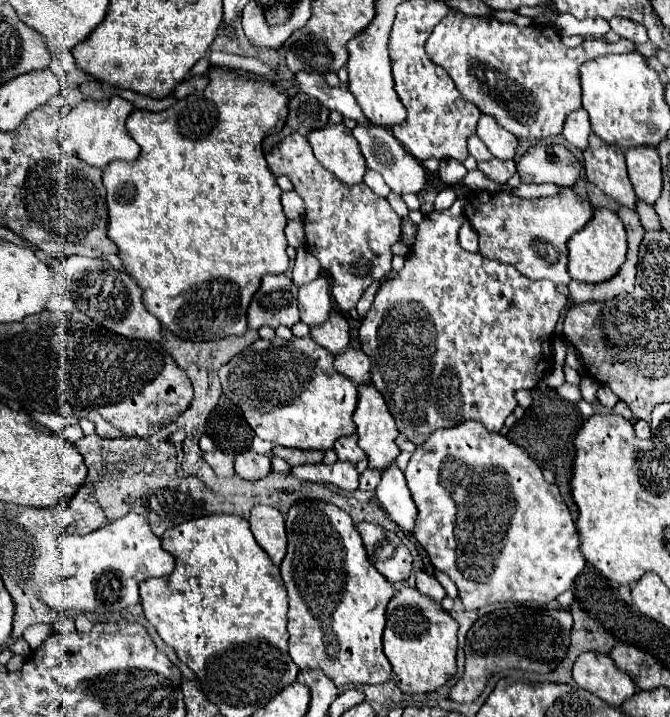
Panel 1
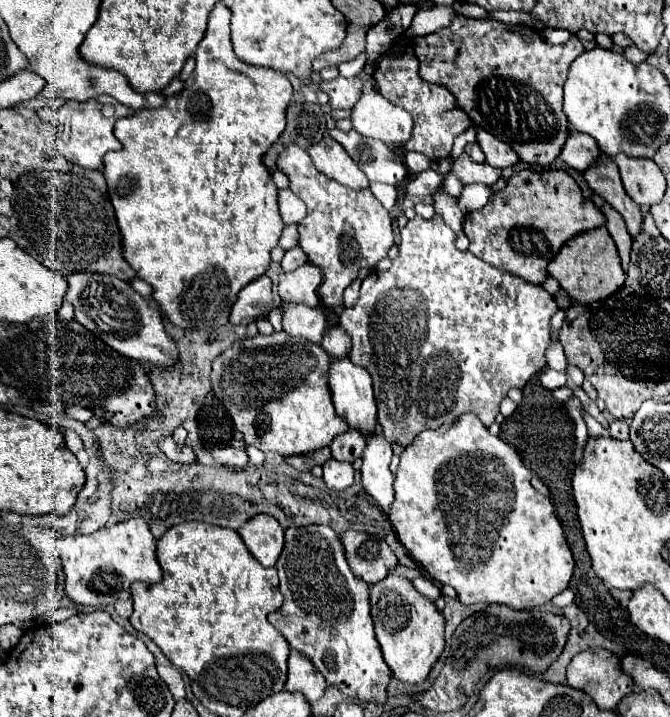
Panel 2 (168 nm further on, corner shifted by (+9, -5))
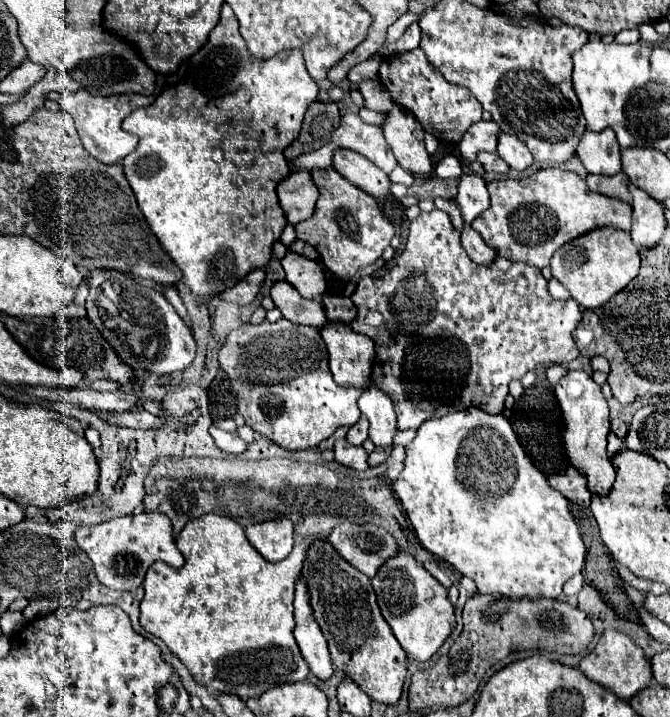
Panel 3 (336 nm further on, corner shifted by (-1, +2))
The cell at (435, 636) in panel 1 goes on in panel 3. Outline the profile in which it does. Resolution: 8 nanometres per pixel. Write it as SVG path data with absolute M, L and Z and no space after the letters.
M398 552L396 558L390 558L378 570L372 578L372 588L378 596L382 616L390 624L400 646L406 650L406 656L416 662L428 662L456 626L454 606L448 600L446 588L406 552Z

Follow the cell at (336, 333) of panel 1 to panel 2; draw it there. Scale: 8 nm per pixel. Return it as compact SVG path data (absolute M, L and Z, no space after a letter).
M280 303L282 311L282 329L296 337L304 337L312 343L320 343L328 323L324 313L318 307L306 307L306 305L296 305L296 303Z

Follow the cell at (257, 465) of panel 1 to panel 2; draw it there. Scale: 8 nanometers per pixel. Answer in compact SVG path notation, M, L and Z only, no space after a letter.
M224 445L224 447L214 447L210 449L212 457L222 463L222 465L230 465L230 467L242 467L248 463L248 455L242 451L242 449L236 449L236 447L230 447L230 445Z

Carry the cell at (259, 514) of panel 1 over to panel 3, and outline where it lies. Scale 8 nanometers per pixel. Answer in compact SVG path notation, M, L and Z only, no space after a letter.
M288 518L250 524L246 536L268 562L284 560L294 548L294 524Z

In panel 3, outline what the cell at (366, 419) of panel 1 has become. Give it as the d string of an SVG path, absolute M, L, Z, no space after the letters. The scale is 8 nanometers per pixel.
M326 324L322 338L330 352L330 370L334 382L366 390L372 384L374 342L346 324Z

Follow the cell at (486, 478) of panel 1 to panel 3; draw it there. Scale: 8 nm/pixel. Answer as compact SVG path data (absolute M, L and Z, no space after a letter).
M466 408L454 414L448 414L444 418L430 418L426 420L418 432L416 438L406 446L406 460L404 460L404 470L400 472L398 480L394 482L394 492L402 502L402 508L408 516L408 520L414 526L414 532L420 540L420 544L432 552L434 556L440 556L442 560L446 560L448 564L452 564L462 576L468 576L476 582L478 592L480 594L502 594L508 598L558 598L562 594L562 586L566 580L570 580L572 576L580 574L584 568L584 542L580 538L578 526L574 516L570 514L568 508L568 500L552 490L546 482L546 476L532 464L530 456L526 454L526 450L522 448L522 444L518 442L508 418L504 414L488 414L482 412L482 408Z

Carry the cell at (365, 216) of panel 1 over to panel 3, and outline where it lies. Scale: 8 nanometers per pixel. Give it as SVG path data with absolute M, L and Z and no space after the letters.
M316 168L312 170L312 178L318 186L320 198L314 216L296 226L296 236L318 250L324 266L332 274L344 282L350 282L360 268L376 262L384 254L390 240L396 236L394 224L382 214L374 196L350 184L334 168Z

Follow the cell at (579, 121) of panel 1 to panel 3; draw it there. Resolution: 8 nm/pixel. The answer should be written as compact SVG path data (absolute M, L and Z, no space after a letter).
M610 128L602 132L586 130L576 148L576 154L590 174L612 176L622 170L620 144L614 136L614 130Z

